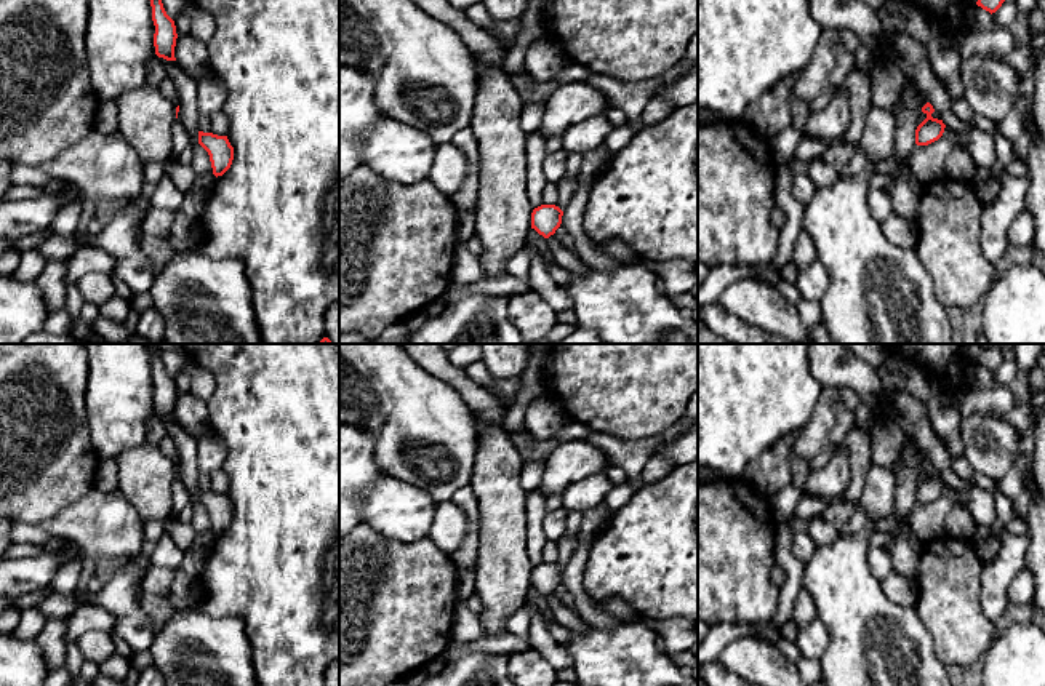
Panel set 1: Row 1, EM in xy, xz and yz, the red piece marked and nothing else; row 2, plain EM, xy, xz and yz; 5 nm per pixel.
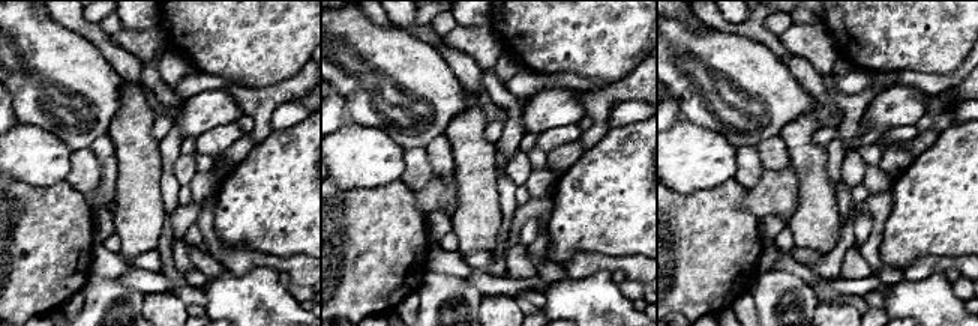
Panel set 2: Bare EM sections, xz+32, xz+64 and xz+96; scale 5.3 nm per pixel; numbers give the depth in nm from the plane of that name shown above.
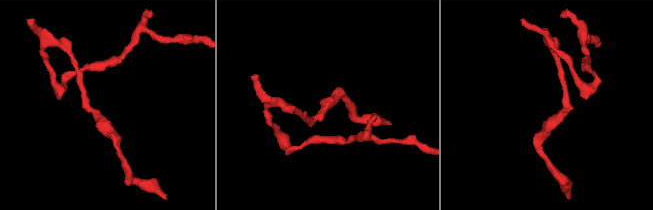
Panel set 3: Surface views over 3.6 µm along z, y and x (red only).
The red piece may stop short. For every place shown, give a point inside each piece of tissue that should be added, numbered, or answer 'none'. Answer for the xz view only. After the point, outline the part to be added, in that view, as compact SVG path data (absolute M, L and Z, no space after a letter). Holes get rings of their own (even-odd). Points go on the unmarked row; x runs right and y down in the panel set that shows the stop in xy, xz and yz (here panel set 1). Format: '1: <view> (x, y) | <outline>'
none

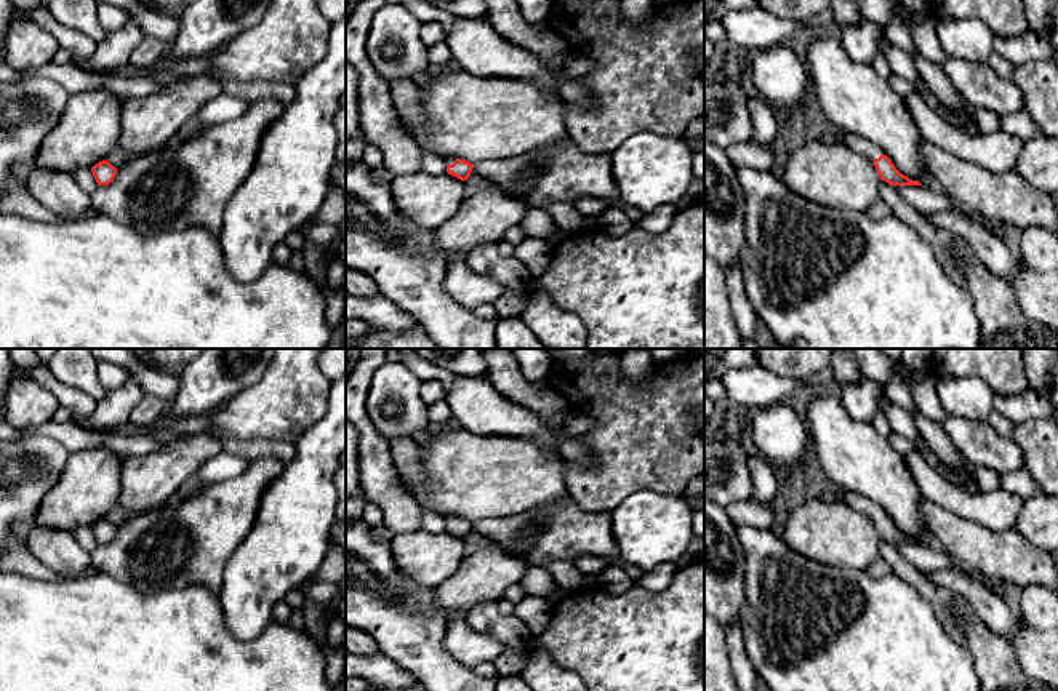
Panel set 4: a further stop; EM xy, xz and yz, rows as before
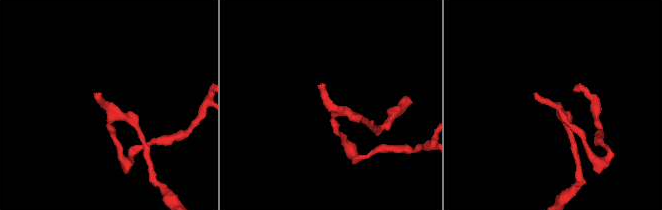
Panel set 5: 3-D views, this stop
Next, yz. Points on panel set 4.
1: yz (863, 504) | M840 493L840 497L855 510L868 515L871 520L885 513L885 510L876 504L872 499L856 494L856 493Z

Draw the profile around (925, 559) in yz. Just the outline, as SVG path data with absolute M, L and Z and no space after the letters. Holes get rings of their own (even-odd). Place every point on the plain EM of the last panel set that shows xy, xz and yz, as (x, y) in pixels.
M893 544L911 565L924 573L960 566L948 552L935 550L925 544Z

